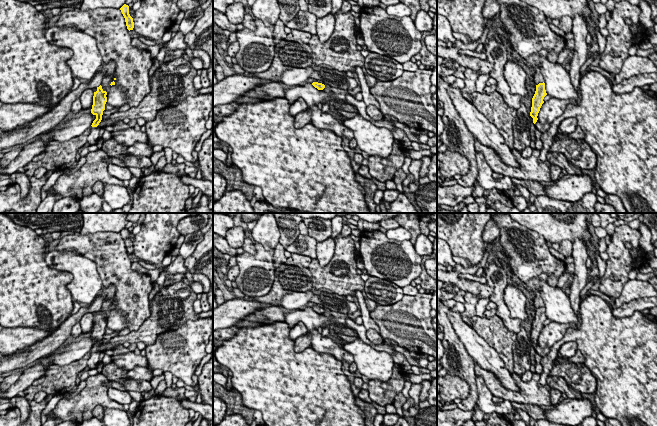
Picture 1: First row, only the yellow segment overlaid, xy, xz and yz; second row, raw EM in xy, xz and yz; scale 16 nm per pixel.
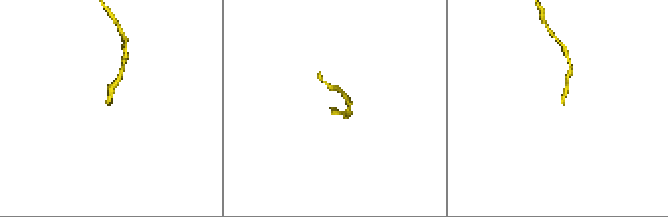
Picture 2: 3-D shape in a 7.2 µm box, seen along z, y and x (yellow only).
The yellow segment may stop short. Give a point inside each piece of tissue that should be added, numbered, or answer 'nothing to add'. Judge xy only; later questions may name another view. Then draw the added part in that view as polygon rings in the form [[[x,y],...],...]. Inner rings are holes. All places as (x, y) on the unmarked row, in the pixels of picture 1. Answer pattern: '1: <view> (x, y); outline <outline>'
1: xy (94, 357); outline [[[98,351],[91,352],[90,358],[88,359],[88,364],[87,364],[87,366],[89,367],[89,370],[97,368],[96,366],[99,362],[99,356],[100,356],[100,352]]]

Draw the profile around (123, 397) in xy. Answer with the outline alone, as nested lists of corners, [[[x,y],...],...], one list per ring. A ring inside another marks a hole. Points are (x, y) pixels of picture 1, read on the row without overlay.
[[[112,387],[108,388],[108,396],[110,399],[120,403],[120,404],[130,404],[132,402],[132,397],[128,391],[121,391]]]

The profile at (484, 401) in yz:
[[[476,377],[477,385],[477,405],[485,414],[498,413],[499,415],[505,416],[506,414],[516,414],[517,409],[511,404],[509,400],[503,400],[501,403],[495,403],[492,398],[493,395],[488,389],[483,377]]]

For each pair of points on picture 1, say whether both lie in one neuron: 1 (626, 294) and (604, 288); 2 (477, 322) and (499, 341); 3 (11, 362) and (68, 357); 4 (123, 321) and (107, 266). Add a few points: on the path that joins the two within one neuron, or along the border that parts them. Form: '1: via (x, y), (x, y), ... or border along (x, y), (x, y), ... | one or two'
1: border along (618, 297), (615, 299) | two
2: via (482, 325), (494, 336) | one
3: border along (52, 352), (42, 358) | two
4: via (120, 307), (121, 280) | one

